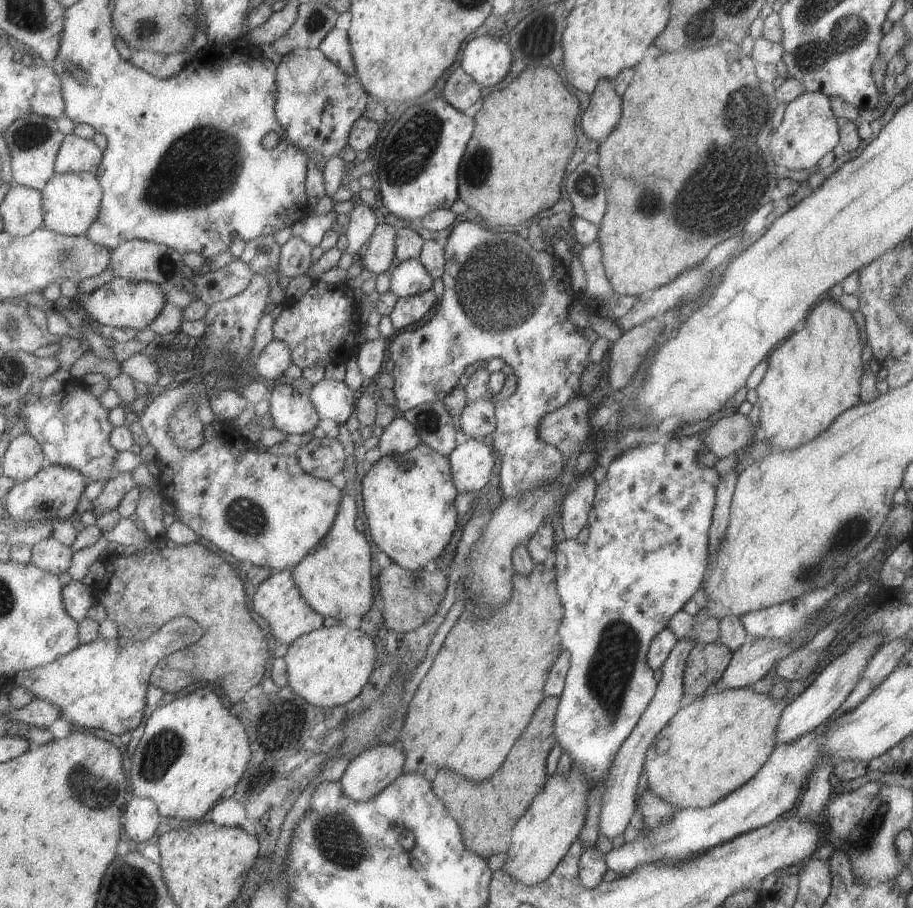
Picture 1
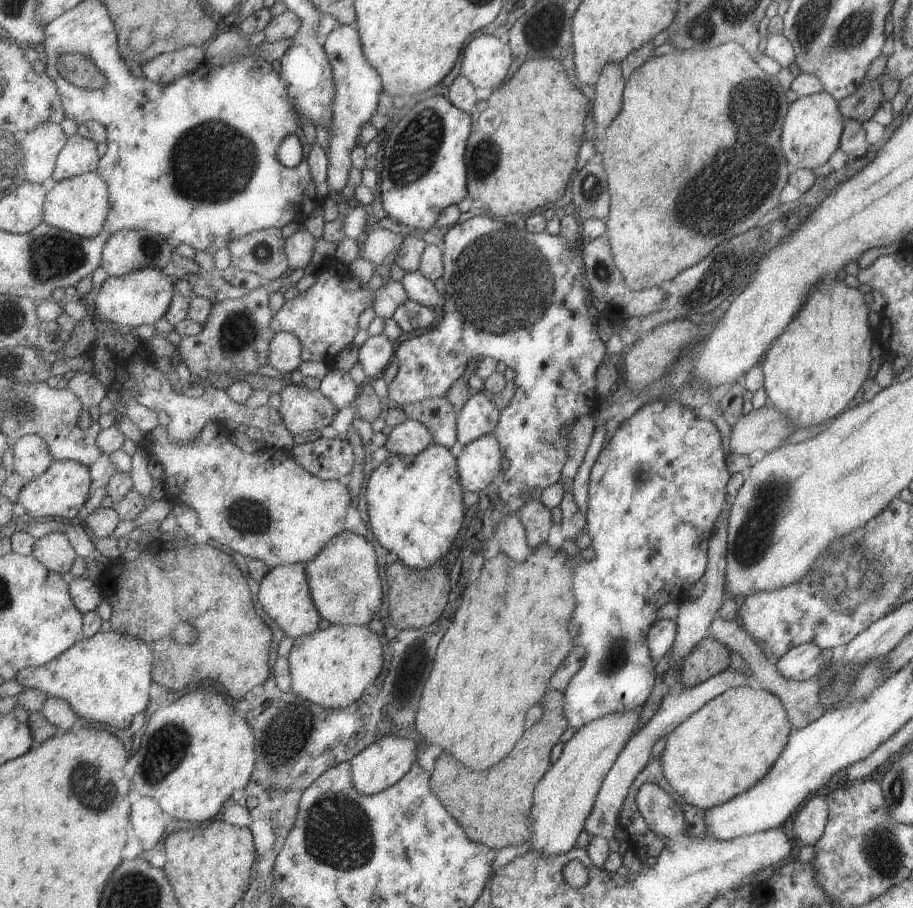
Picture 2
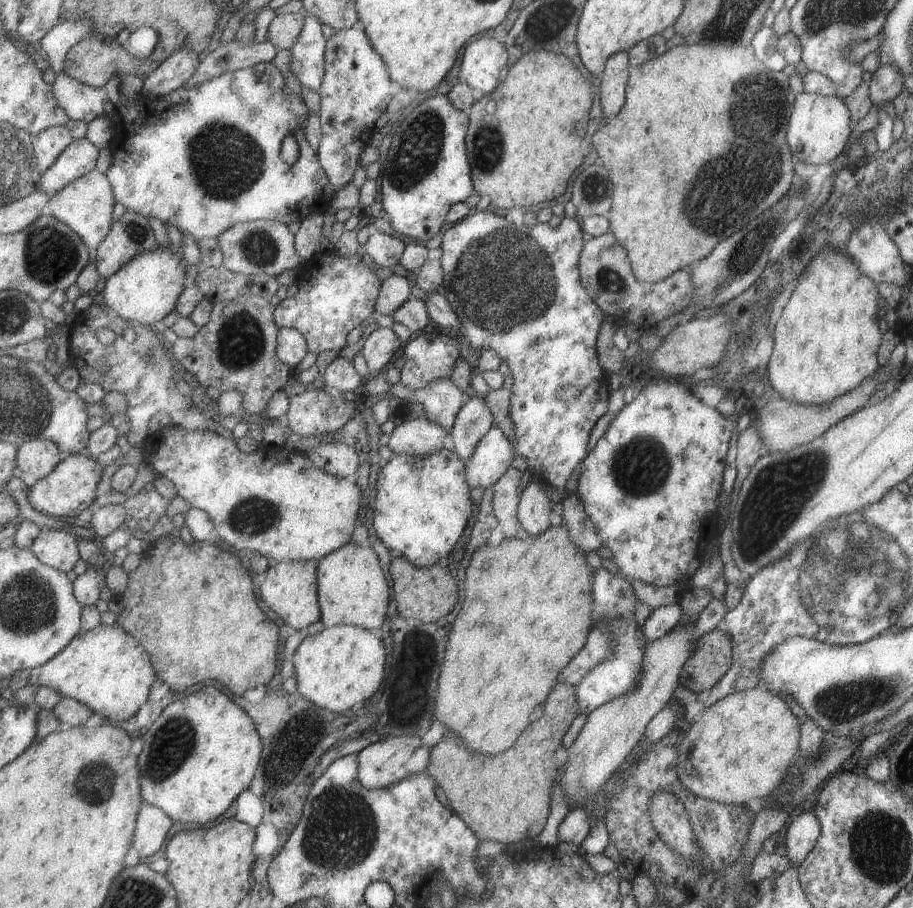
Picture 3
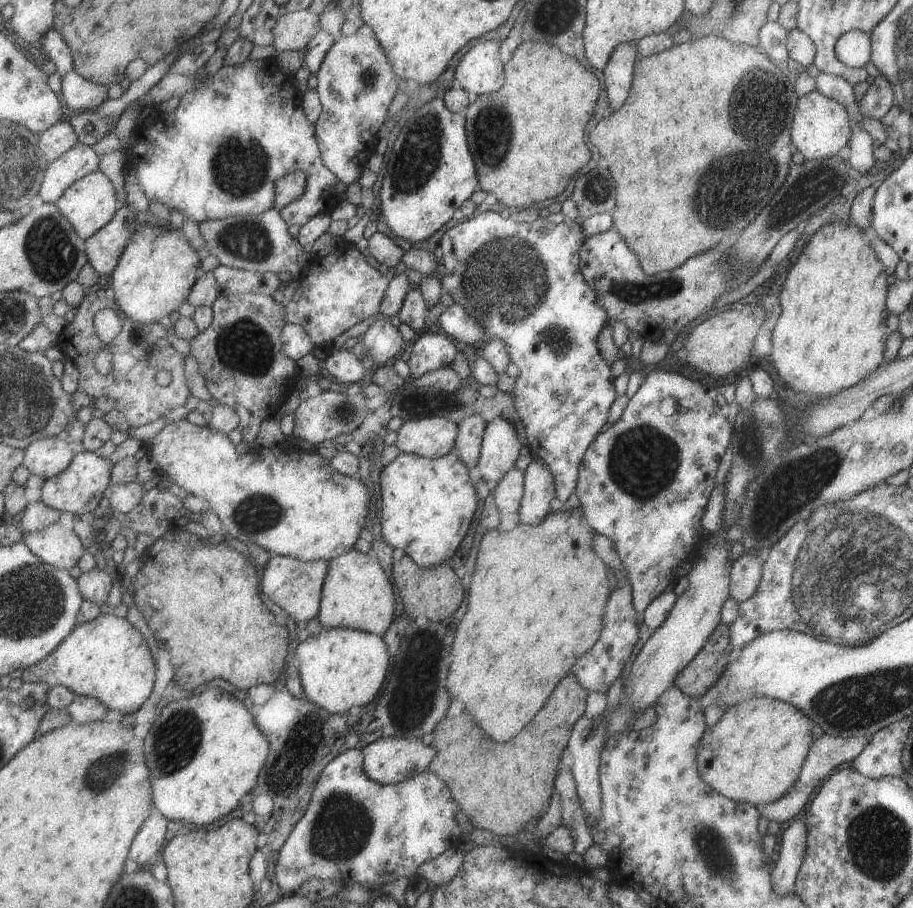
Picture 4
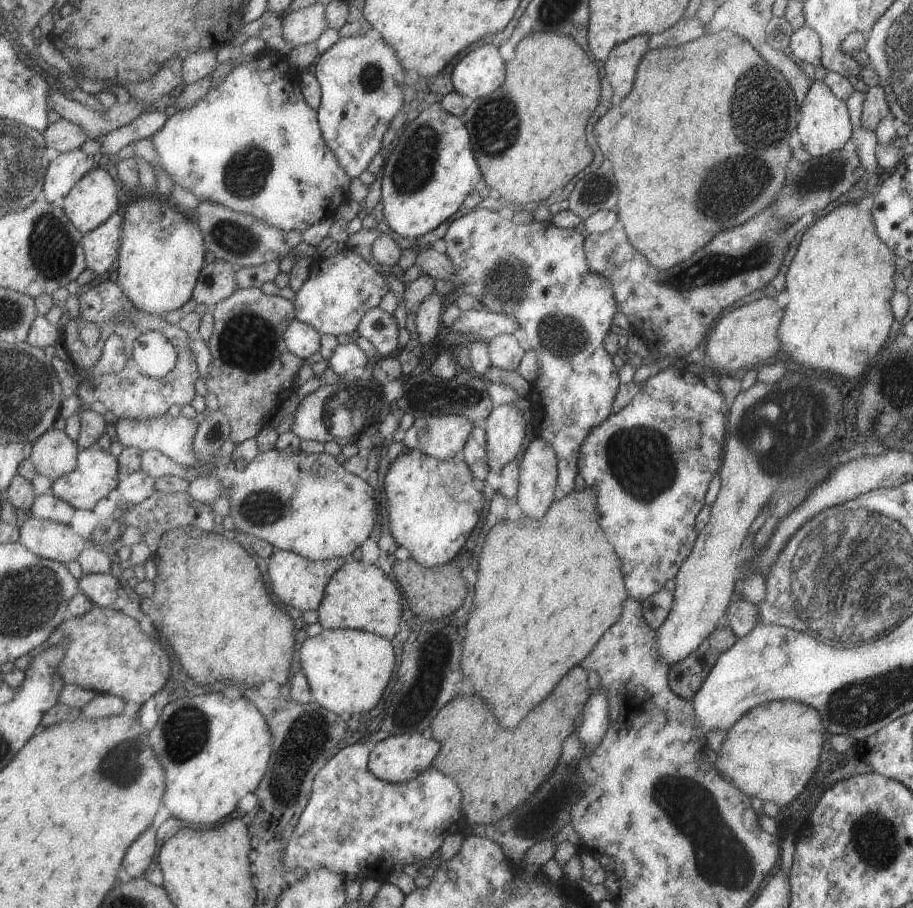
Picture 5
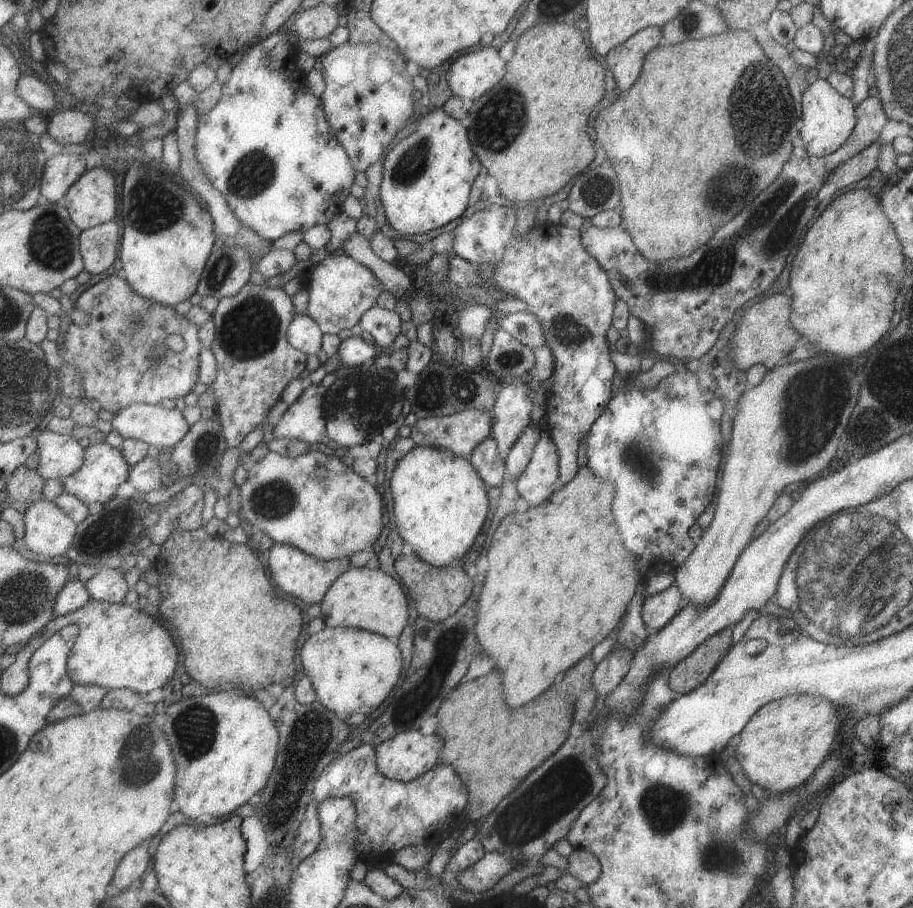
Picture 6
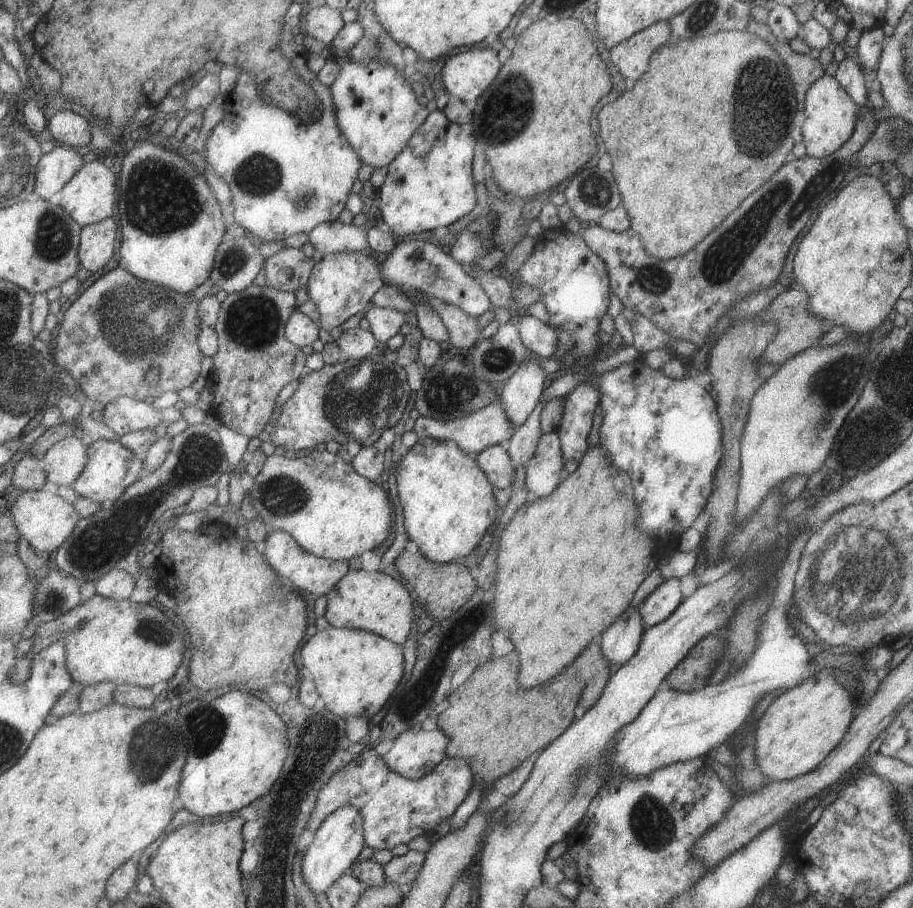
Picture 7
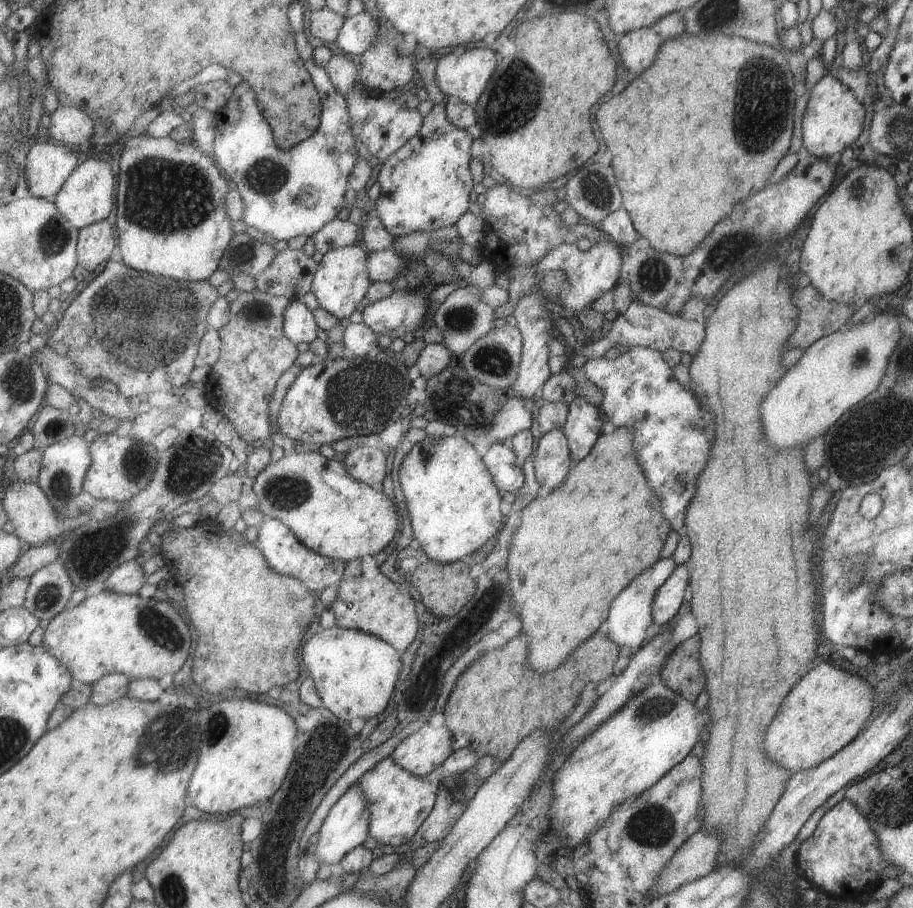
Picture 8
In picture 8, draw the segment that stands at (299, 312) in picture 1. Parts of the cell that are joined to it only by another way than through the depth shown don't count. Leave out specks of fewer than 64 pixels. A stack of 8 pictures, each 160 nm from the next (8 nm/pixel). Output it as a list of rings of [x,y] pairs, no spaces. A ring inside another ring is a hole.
[[[363,243],[339,247],[323,254],[315,273],[312,292],[319,305],[338,319],[348,318],[367,303],[367,293],[373,284],[368,273],[368,256],[369,250]]]

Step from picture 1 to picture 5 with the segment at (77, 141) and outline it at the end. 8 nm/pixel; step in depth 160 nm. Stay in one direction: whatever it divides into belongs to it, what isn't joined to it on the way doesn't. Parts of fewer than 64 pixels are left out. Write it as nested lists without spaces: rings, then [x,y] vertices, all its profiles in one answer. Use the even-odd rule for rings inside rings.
[[[80,149],[53,154],[46,175],[43,198],[48,202],[55,202],[59,198],[65,199],[81,178],[96,169],[96,162],[96,157]]]

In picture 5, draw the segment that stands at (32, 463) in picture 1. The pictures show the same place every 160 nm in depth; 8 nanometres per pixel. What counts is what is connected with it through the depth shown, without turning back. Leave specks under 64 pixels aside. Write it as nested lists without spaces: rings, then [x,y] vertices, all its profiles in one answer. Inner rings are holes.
[[[52,428],[33,443],[30,459],[39,475],[53,481],[77,469],[82,450],[79,444],[71,441],[72,436],[64,430]]]

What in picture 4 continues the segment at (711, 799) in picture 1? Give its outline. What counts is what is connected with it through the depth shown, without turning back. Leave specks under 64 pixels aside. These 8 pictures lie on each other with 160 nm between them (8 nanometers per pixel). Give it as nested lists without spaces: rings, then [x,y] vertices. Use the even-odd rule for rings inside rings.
[[[753,697],[749,700],[739,701],[736,705],[729,707],[724,711],[722,717],[708,729],[704,729],[704,733],[701,735],[701,740],[698,742],[698,747],[696,750],[696,765],[698,768],[698,773],[702,778],[703,782],[706,782],[711,789],[717,791],[719,794],[734,800],[735,802],[749,803],[756,807],[757,805],[764,805],[778,798],[781,798],[788,790],[793,786],[793,783],[797,780],[799,776],[801,765],[807,756],[809,747],[811,746],[811,721],[800,711],[798,708],[792,707],[786,702],[772,699],[771,697]]]

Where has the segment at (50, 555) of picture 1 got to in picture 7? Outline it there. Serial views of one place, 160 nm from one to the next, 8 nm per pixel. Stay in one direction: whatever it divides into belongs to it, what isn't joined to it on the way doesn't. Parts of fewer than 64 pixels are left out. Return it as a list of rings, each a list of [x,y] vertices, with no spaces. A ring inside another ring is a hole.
[[[45,490],[23,491],[12,504],[10,510],[18,526],[20,536],[29,542],[29,546],[45,556],[57,550],[77,528],[82,516],[72,502]]]

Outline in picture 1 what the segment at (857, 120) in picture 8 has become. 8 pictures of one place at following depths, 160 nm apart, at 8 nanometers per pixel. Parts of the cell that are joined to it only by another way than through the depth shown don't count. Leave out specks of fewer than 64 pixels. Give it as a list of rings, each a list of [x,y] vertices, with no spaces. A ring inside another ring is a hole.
[[[815,91],[801,93],[787,103],[781,123],[772,132],[769,150],[773,162],[789,170],[803,170],[815,166],[824,154],[839,144],[839,123],[840,120],[830,107],[830,97]]]

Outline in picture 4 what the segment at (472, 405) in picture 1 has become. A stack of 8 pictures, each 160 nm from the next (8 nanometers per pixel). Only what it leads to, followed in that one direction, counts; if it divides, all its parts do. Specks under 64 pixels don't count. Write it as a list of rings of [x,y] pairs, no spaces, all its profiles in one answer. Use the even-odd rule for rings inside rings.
[[[480,414],[468,416],[459,423],[455,451],[469,468],[479,464],[487,425],[488,422]]]

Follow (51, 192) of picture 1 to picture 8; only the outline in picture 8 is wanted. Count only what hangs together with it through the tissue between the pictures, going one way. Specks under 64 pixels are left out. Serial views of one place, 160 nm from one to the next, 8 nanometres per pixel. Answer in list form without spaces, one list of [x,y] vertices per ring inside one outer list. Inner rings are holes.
[[[107,158],[101,160],[88,159],[81,163],[69,176],[63,188],[57,193],[54,202],[57,208],[78,228],[83,229],[90,224],[112,219],[111,212],[115,206],[115,190],[117,190],[117,182],[115,182],[115,174],[111,170],[111,165],[107,162]]]

